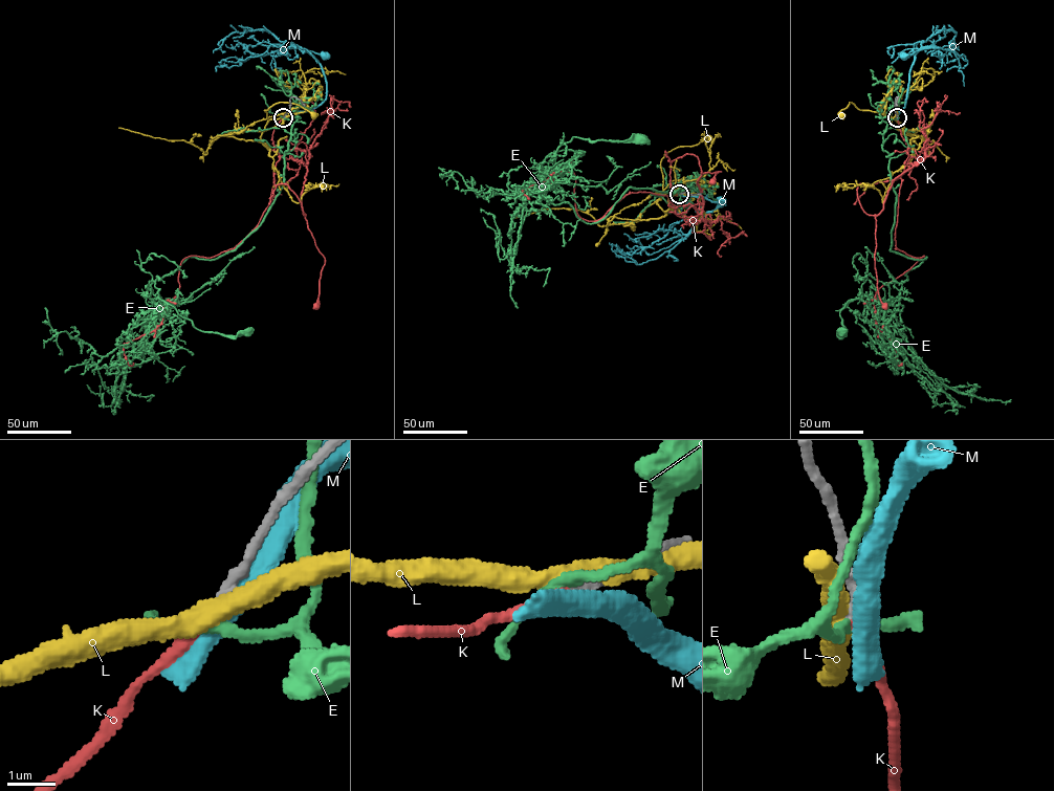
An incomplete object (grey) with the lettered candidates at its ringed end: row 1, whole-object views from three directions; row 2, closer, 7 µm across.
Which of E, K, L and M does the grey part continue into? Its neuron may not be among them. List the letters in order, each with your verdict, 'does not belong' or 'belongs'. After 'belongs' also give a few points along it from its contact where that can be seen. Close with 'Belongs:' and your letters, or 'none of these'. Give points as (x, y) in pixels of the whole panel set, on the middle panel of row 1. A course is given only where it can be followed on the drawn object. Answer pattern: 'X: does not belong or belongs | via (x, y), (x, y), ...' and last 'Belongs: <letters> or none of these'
E: does not belong
K: belongs | via (679, 194), (668, 199), (677, 216), (671, 162), (686, 154), (698, 157), (701, 174), (721, 172), (712, 181)
L: does not belong
M: does not belong
Belongs: K

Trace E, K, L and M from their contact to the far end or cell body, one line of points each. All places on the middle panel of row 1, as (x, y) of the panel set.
E: (679, 194), (684, 179), (674, 193), (629, 188), (592, 223), (543, 198), (556, 148), (574, 136), (642, 138)
K: (679, 194), (668, 199), (677, 216), (671, 162), (686, 154), (698, 157), (701, 174), (721, 172), (712, 181)
L: (679, 194), (664, 192), (661, 159), (673, 149), (694, 146), (709, 136)
M: (679, 194), (703, 197), (722, 204), (698, 219), (689, 234), (720, 200)

